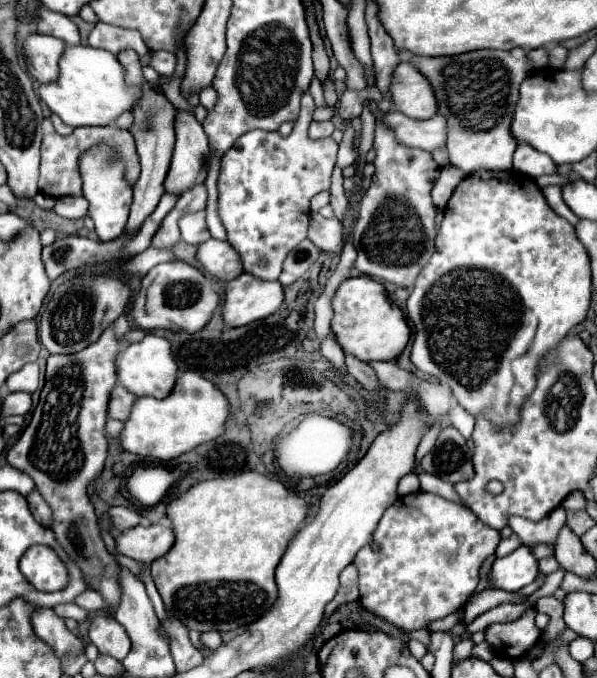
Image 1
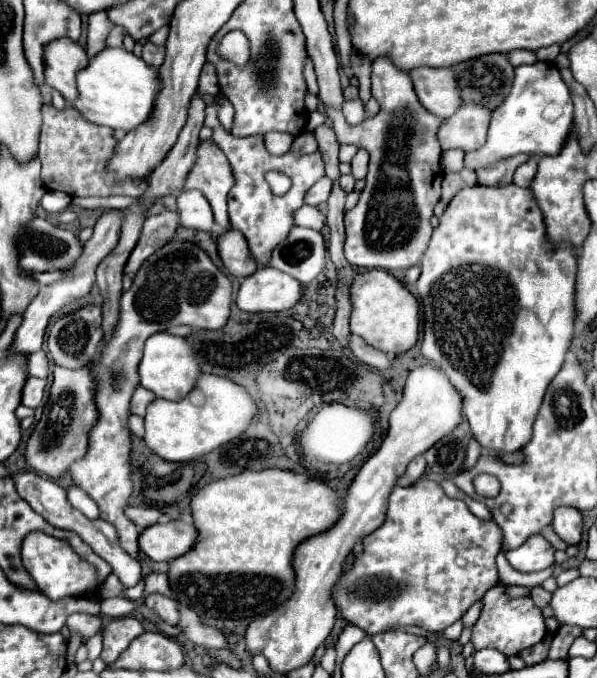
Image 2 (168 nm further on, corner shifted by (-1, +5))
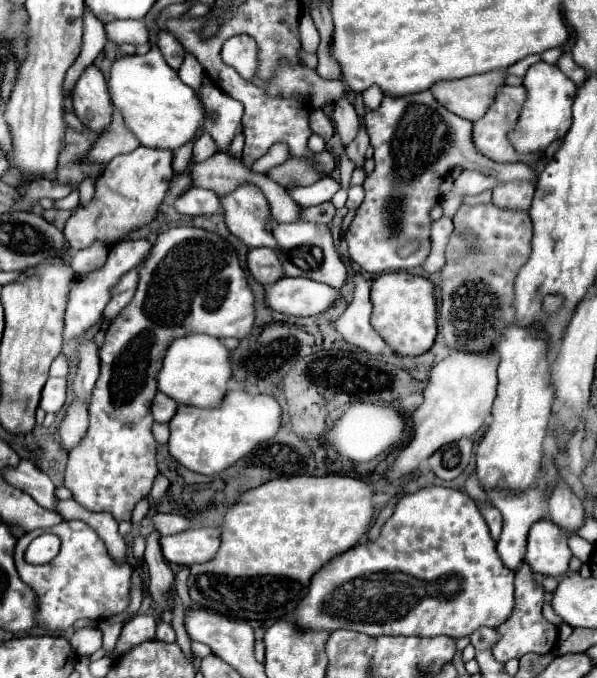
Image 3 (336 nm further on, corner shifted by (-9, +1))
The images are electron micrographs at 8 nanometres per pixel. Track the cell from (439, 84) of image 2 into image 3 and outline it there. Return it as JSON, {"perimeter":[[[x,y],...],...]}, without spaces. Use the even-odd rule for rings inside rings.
{"perimeter":[[[488,72],[462,80],[438,82],[432,86],[432,92],[434,98],[450,112],[476,122],[486,114],[488,106],[492,106],[492,98],[496,98],[496,90],[504,86],[504,78],[506,72]]]}

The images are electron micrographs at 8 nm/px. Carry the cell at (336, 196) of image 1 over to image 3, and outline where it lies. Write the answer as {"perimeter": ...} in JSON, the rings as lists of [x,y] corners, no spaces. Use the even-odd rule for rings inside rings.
{"perimeter":[[[320,108],[310,110],[310,128],[314,134],[318,134],[322,138],[330,138],[334,134],[334,126],[332,126],[330,118]]]}

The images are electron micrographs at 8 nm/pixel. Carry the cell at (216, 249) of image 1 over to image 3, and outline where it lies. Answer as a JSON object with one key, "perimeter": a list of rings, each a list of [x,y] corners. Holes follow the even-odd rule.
{"perimeter":[[[252,248],[248,254],[248,268],[252,272],[252,278],[264,286],[284,276],[280,260],[276,258],[276,250],[272,248]]]}

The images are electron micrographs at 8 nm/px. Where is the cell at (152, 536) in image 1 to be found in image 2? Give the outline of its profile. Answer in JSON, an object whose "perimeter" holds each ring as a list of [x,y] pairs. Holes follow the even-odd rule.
{"perimeter":[[[174,520],[168,524],[148,526],[138,536],[140,550],[156,562],[168,562],[186,554],[196,540],[196,528],[188,522]]]}

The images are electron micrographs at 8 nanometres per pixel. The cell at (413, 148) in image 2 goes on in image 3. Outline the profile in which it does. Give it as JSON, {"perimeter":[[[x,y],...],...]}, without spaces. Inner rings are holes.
{"perimeter":[[[430,90],[404,98],[384,96],[380,108],[364,116],[364,128],[374,146],[376,166],[362,184],[366,198],[346,232],[346,244],[350,258],[370,274],[412,270],[426,260],[430,254],[430,210],[440,202],[438,188],[448,170],[464,166],[468,170],[492,174],[498,184],[524,180],[536,186],[536,172],[530,166],[522,162],[496,164],[490,158],[480,156],[472,142],[472,122],[458,118],[440,106]],[[408,240],[420,240],[422,248],[408,258],[400,258],[396,250]]]}

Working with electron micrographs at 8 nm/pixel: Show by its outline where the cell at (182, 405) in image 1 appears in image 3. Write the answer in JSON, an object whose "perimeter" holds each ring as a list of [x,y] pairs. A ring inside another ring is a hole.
{"perimeter":[[[230,390],[220,408],[206,410],[196,406],[180,406],[170,420],[170,454],[188,470],[198,474],[220,474],[246,458],[258,444],[276,436],[282,422],[280,404],[266,394],[248,394]]]}

